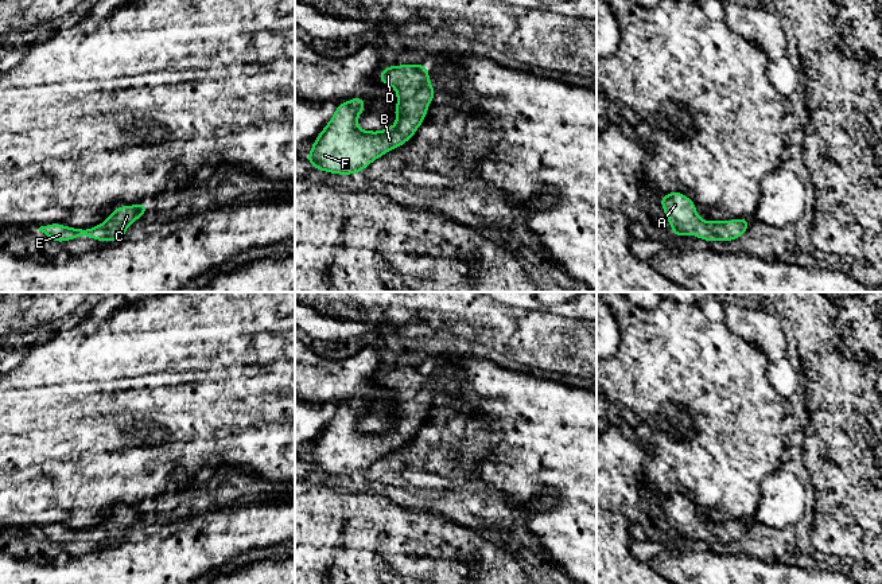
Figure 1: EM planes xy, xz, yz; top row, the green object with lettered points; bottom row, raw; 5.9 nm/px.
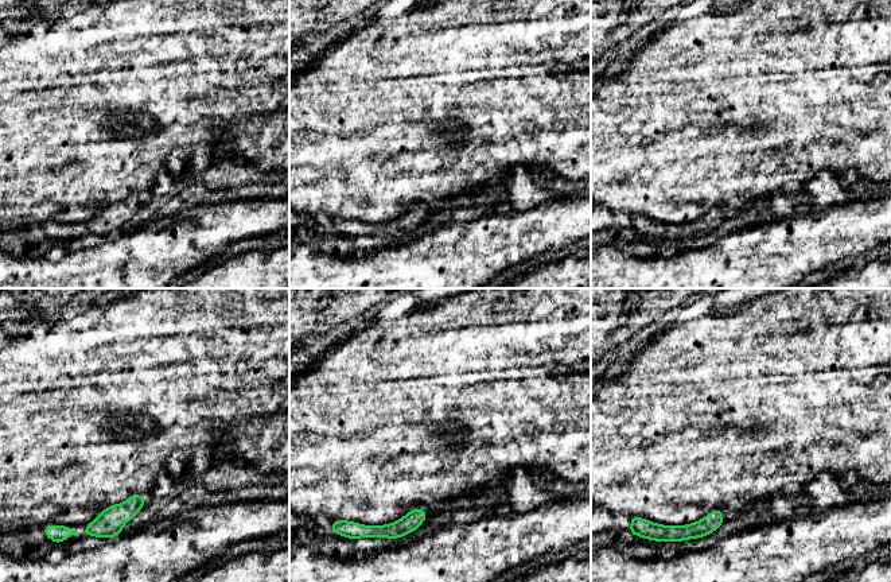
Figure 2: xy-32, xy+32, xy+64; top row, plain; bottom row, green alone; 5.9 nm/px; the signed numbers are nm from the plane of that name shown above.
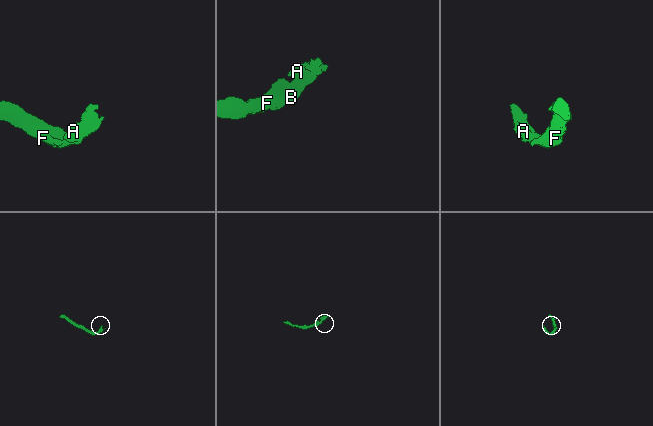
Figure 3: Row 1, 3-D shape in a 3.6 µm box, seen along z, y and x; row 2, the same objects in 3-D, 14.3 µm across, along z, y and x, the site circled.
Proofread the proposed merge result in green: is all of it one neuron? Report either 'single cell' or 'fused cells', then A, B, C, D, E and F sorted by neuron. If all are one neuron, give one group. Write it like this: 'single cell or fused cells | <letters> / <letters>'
single cell | A B C D E F

